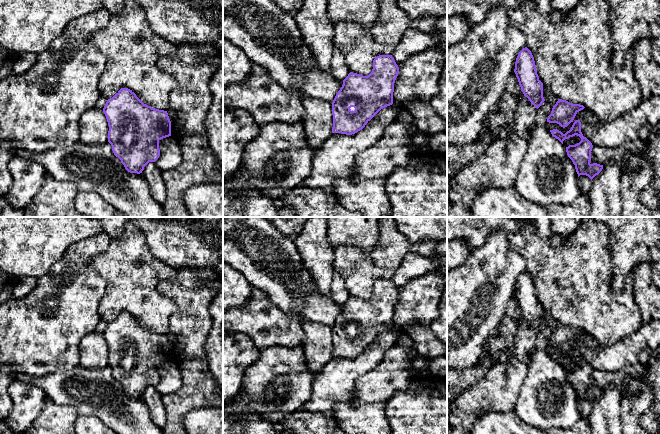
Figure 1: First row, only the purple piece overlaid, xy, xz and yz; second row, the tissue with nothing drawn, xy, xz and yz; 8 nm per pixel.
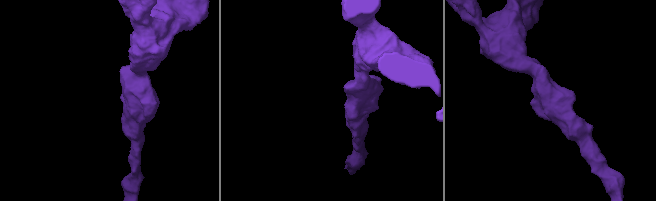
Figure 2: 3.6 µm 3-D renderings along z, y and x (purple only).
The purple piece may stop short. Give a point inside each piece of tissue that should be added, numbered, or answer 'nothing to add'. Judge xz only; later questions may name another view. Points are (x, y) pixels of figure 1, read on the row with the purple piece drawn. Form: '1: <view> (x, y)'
nothing to add

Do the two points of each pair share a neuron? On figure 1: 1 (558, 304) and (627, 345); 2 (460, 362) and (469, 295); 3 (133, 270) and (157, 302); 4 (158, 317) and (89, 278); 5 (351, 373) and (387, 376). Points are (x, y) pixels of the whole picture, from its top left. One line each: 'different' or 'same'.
1: different
2: same
3: same
4: different
5: different

